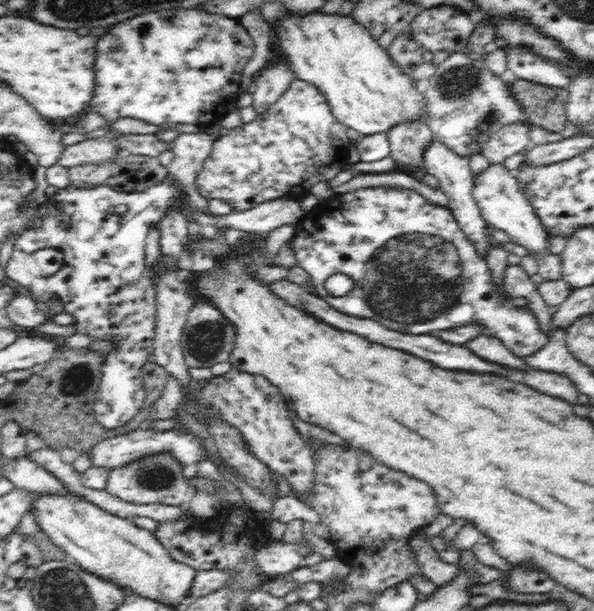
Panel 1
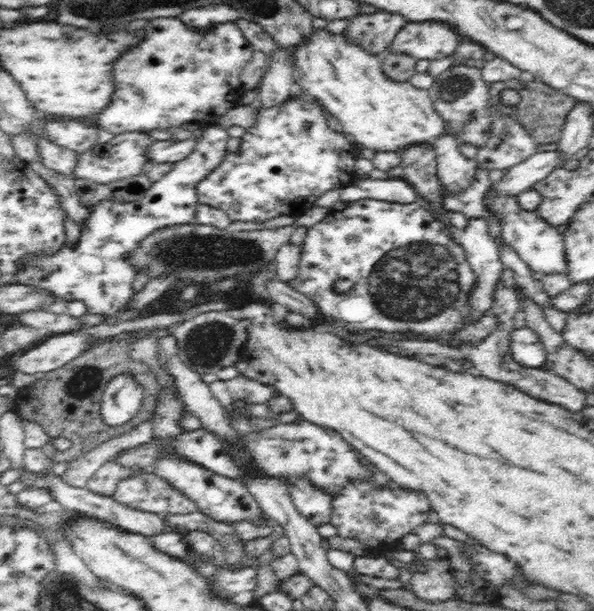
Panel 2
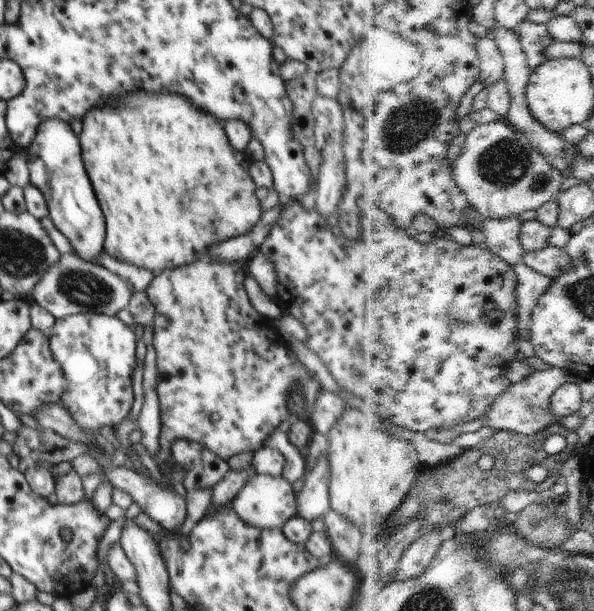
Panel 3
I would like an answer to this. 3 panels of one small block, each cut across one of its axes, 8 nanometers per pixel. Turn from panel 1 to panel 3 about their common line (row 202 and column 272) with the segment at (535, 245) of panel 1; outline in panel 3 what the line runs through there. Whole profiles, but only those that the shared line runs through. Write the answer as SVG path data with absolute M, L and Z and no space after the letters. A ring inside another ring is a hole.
M258 475L250 477L247 483L240 489L236 498L231 502L230 507L246 524L258 527L259 529L282 530L287 520L297 516L297 504L292 485L283 477L270 475Z

